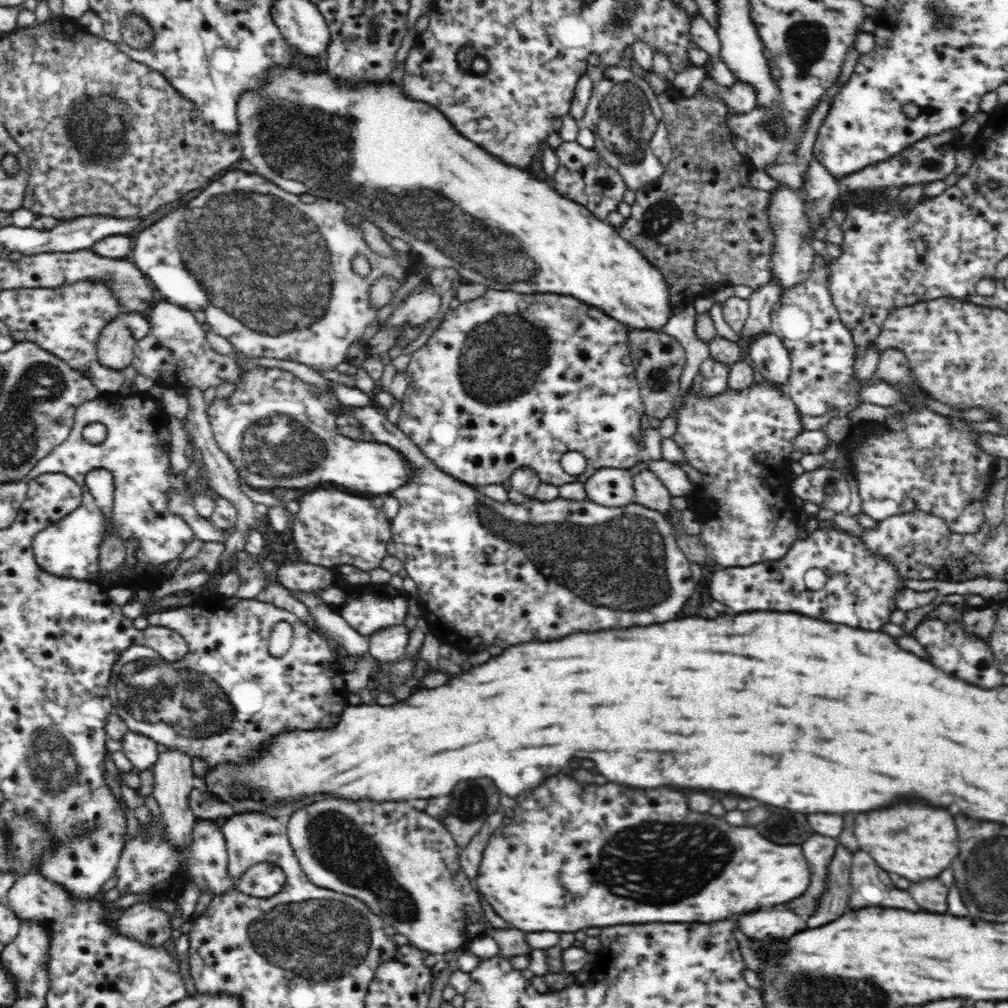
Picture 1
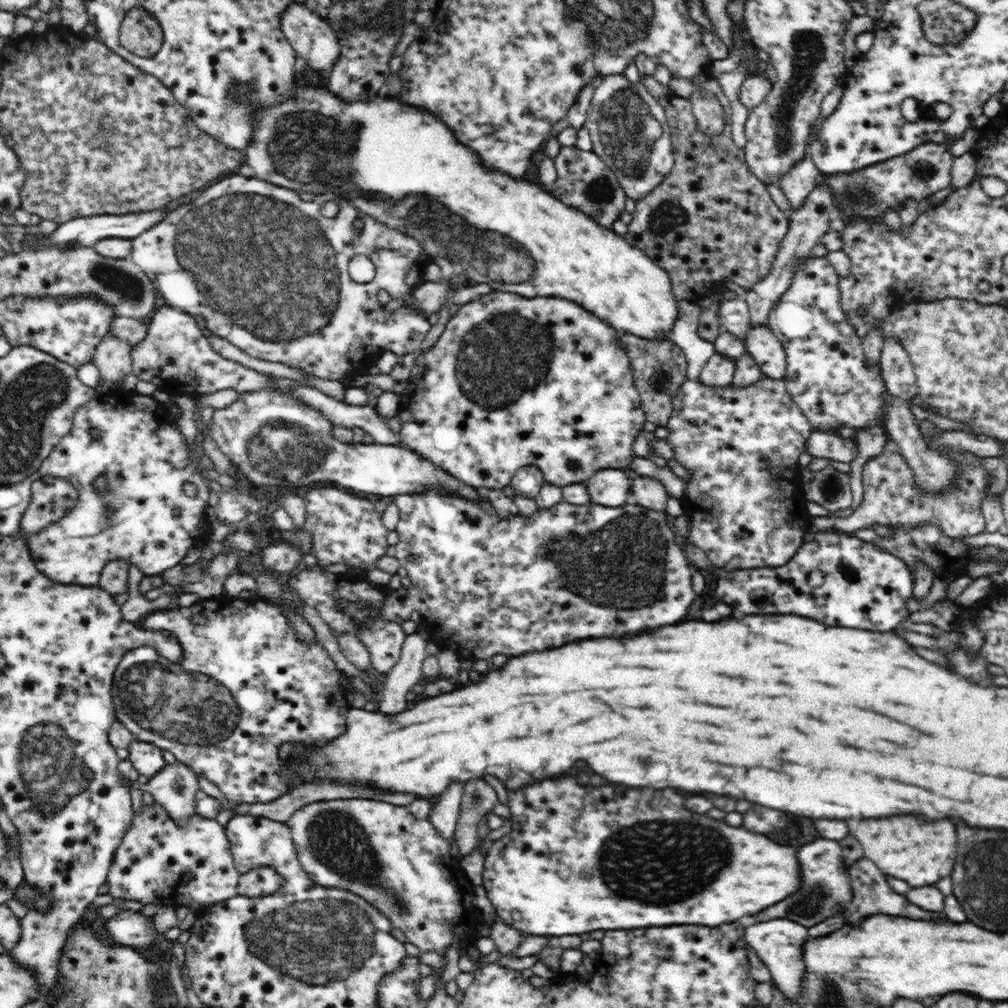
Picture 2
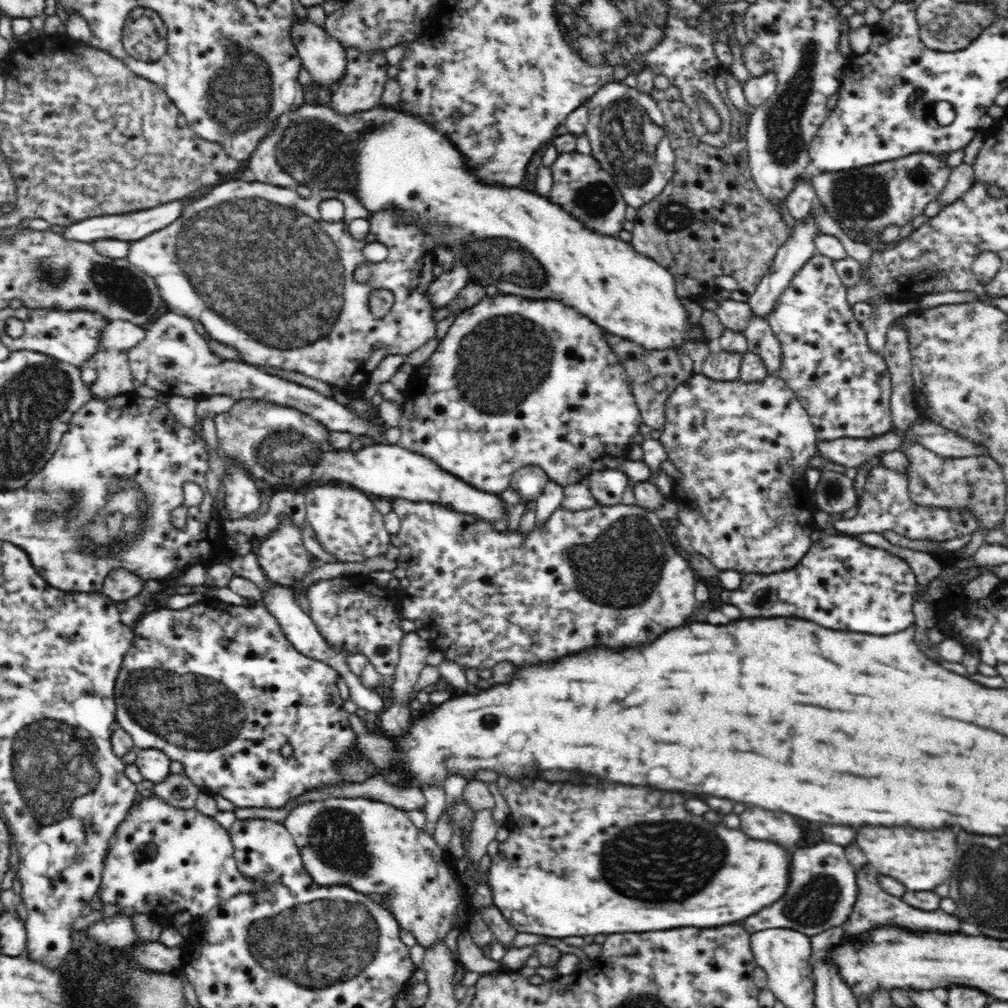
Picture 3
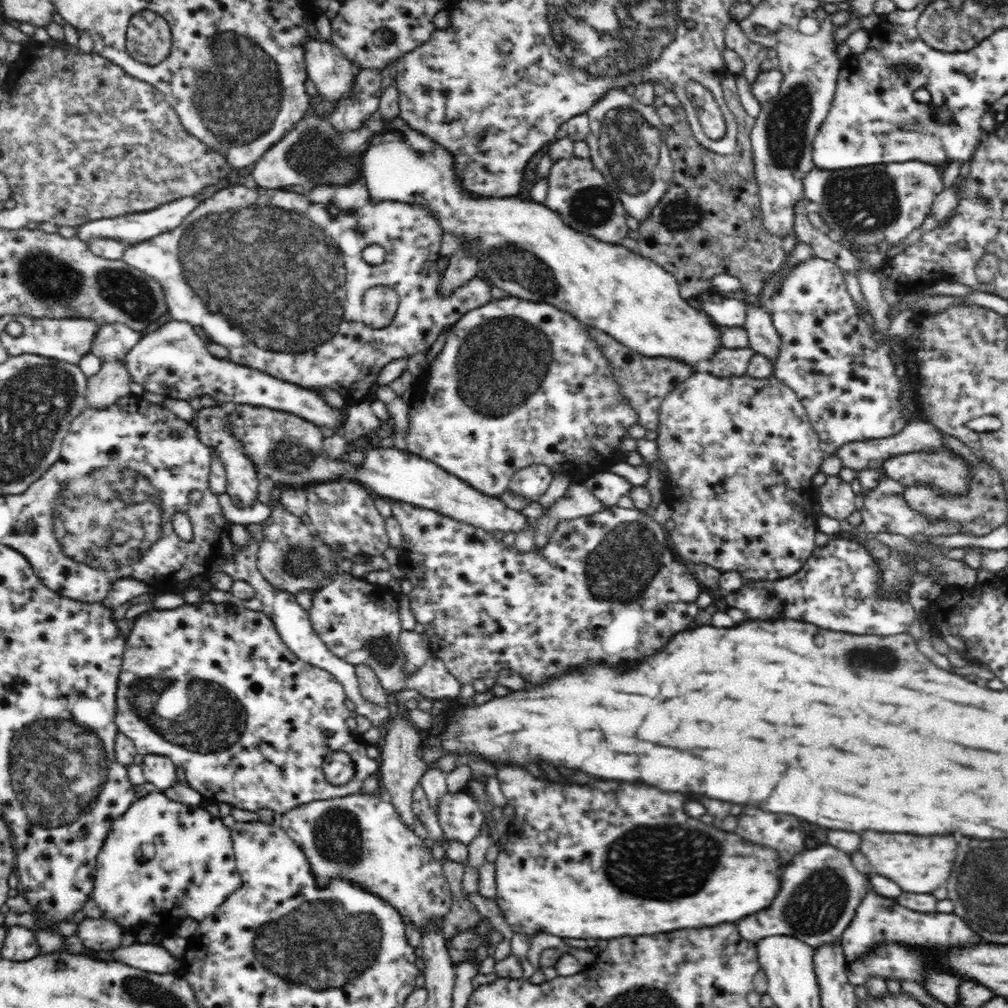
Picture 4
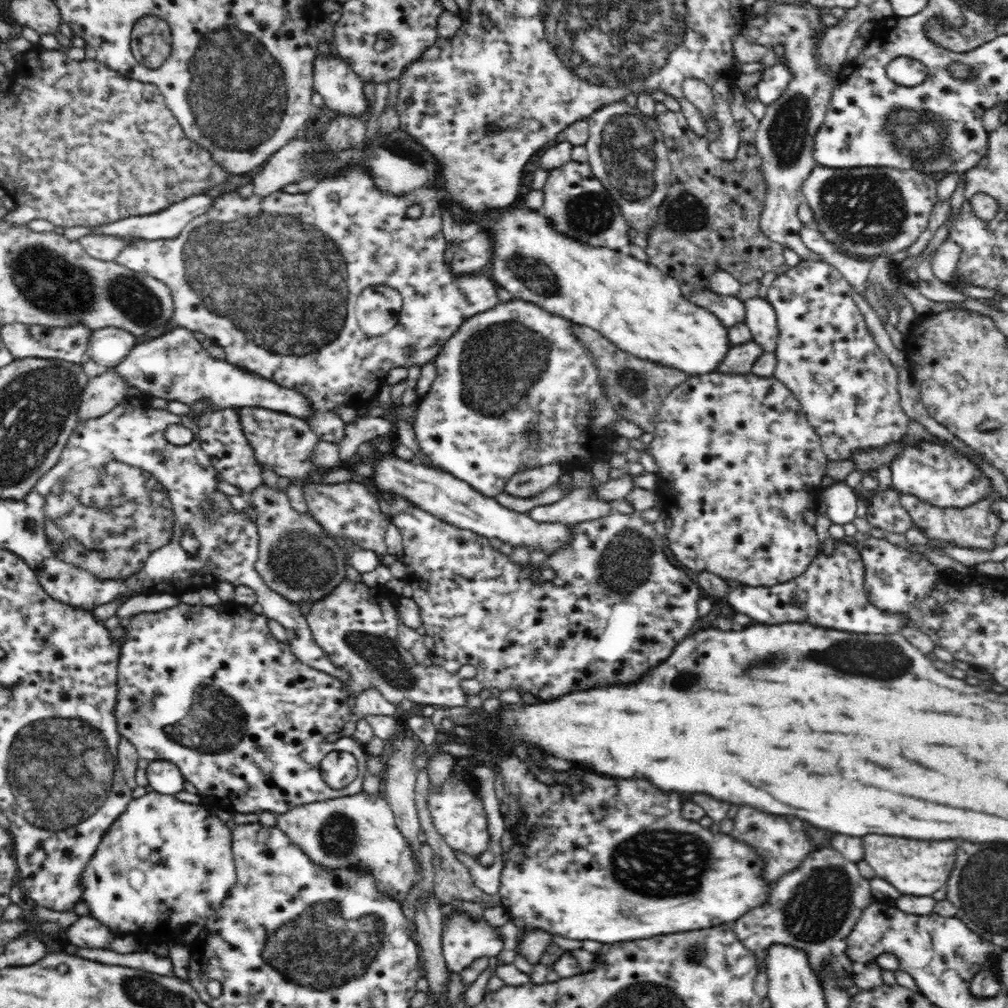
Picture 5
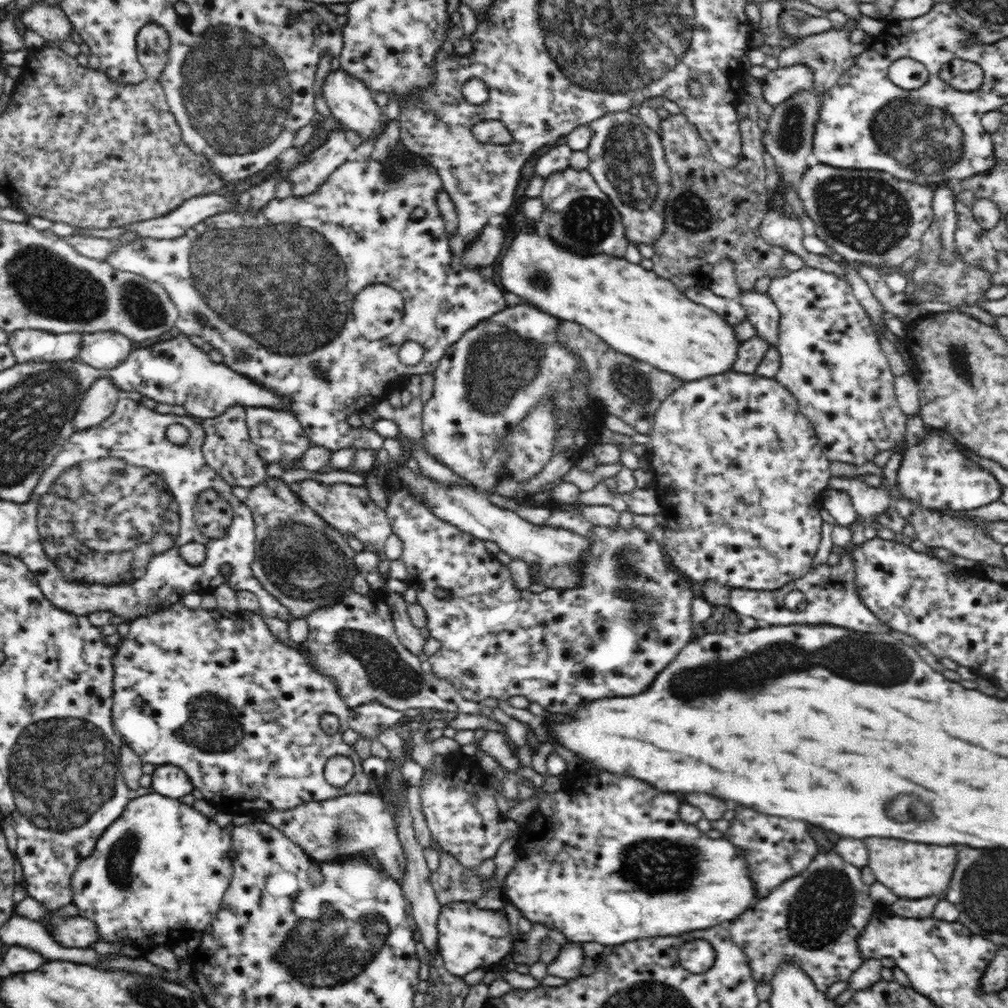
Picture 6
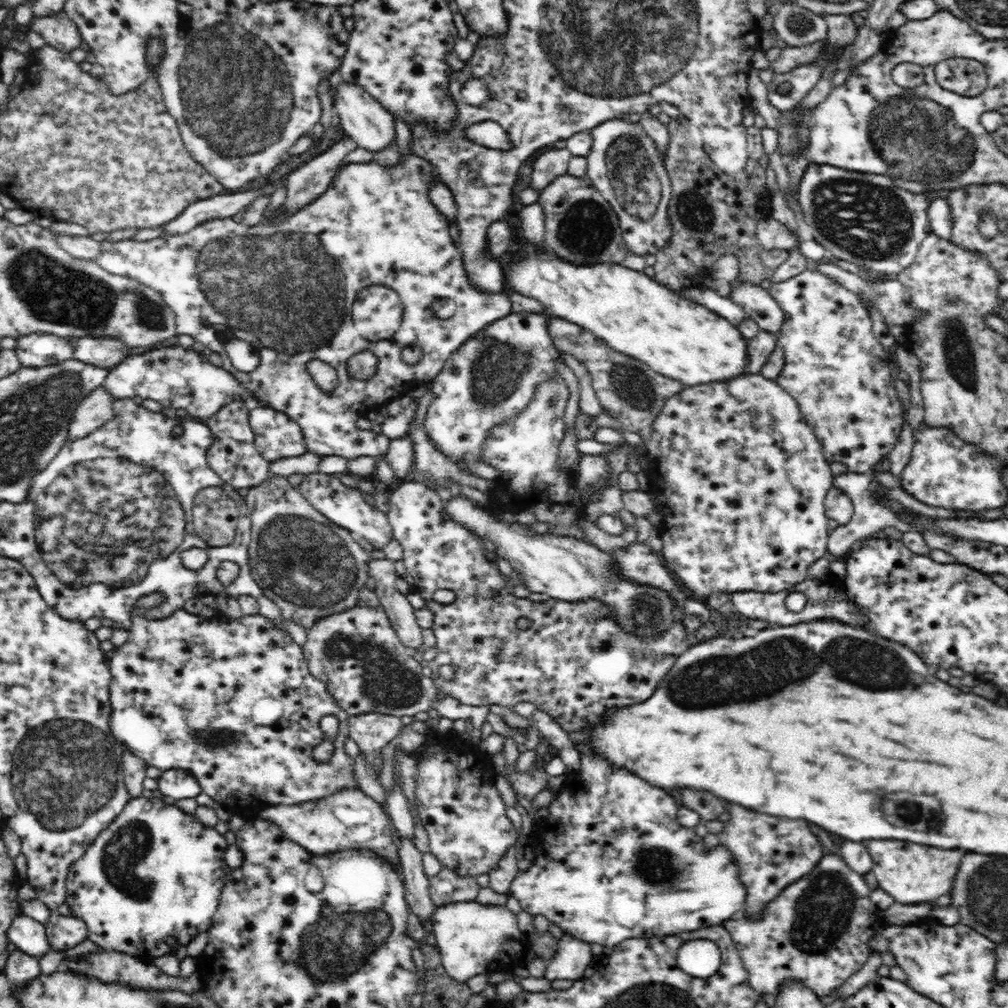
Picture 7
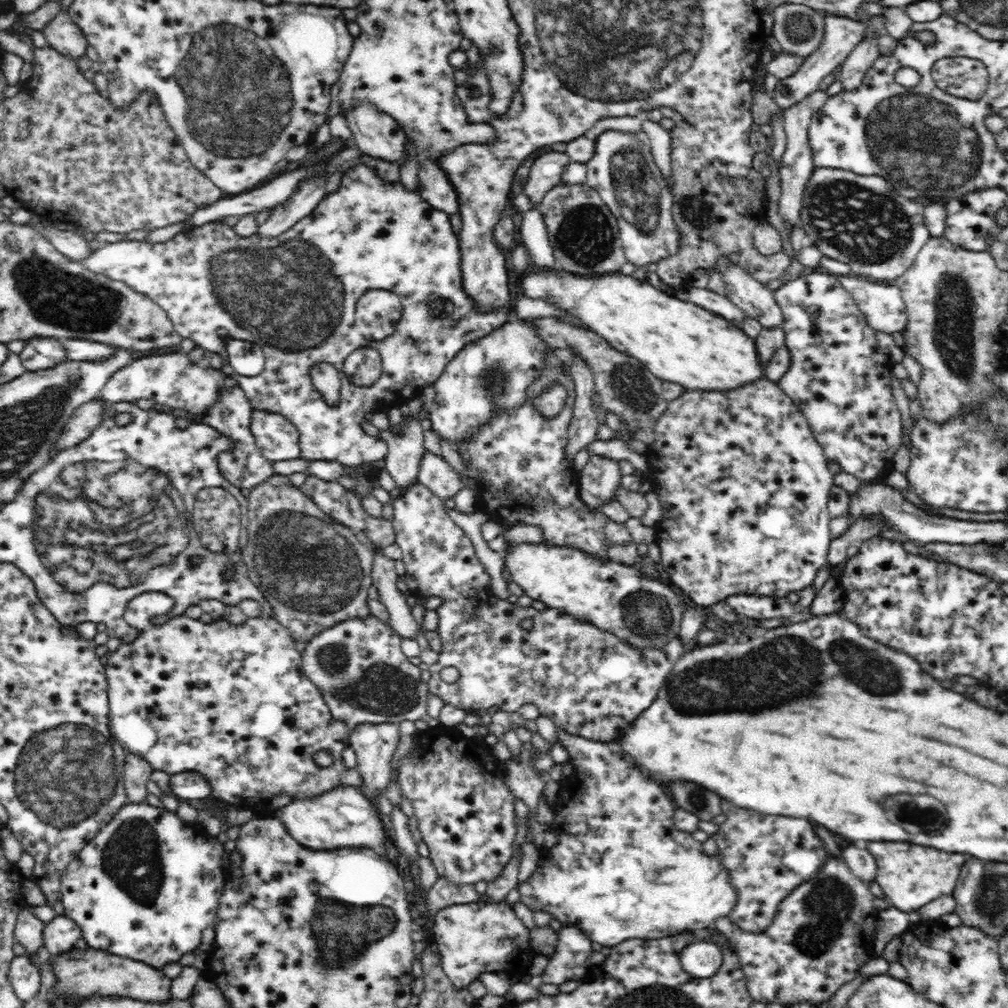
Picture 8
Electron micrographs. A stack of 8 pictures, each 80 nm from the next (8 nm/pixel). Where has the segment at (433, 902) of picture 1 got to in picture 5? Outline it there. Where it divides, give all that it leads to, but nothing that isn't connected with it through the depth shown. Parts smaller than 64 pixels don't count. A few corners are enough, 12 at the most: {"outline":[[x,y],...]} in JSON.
{"outline":[[381,794],[298,806],[276,826],[320,867],[400,901],[420,860]]}

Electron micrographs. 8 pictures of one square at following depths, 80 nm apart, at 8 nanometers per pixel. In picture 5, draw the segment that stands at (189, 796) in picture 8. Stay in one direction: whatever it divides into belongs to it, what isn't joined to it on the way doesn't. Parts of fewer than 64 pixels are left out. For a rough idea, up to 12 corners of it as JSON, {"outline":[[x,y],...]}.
{"outline":[[150,760],[149,785],[167,795],[182,792],[184,775],[172,761]]}

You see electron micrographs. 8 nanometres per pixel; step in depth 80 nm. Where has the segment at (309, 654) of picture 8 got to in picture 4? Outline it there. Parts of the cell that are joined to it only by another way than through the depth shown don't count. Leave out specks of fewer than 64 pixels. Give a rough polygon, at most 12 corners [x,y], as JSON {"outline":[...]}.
{"outline":[[350,573],[313,595],[309,619],[348,664],[384,691],[455,701],[461,683],[438,660],[416,684],[399,645],[387,585]]}

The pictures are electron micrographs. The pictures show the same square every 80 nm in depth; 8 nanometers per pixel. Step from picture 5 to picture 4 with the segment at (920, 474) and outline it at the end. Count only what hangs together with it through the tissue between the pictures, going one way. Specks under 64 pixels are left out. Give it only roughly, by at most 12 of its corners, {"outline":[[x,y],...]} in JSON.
{"outline":[[946,449],[892,456],[882,468],[902,486],[966,494],[967,461]]}

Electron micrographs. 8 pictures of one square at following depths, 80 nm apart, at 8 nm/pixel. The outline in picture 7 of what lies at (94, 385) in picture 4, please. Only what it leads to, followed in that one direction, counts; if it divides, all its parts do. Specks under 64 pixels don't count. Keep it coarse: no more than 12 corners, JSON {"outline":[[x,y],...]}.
{"outline":[[103,386],[74,411],[67,440],[84,438],[114,418],[116,400]]}

